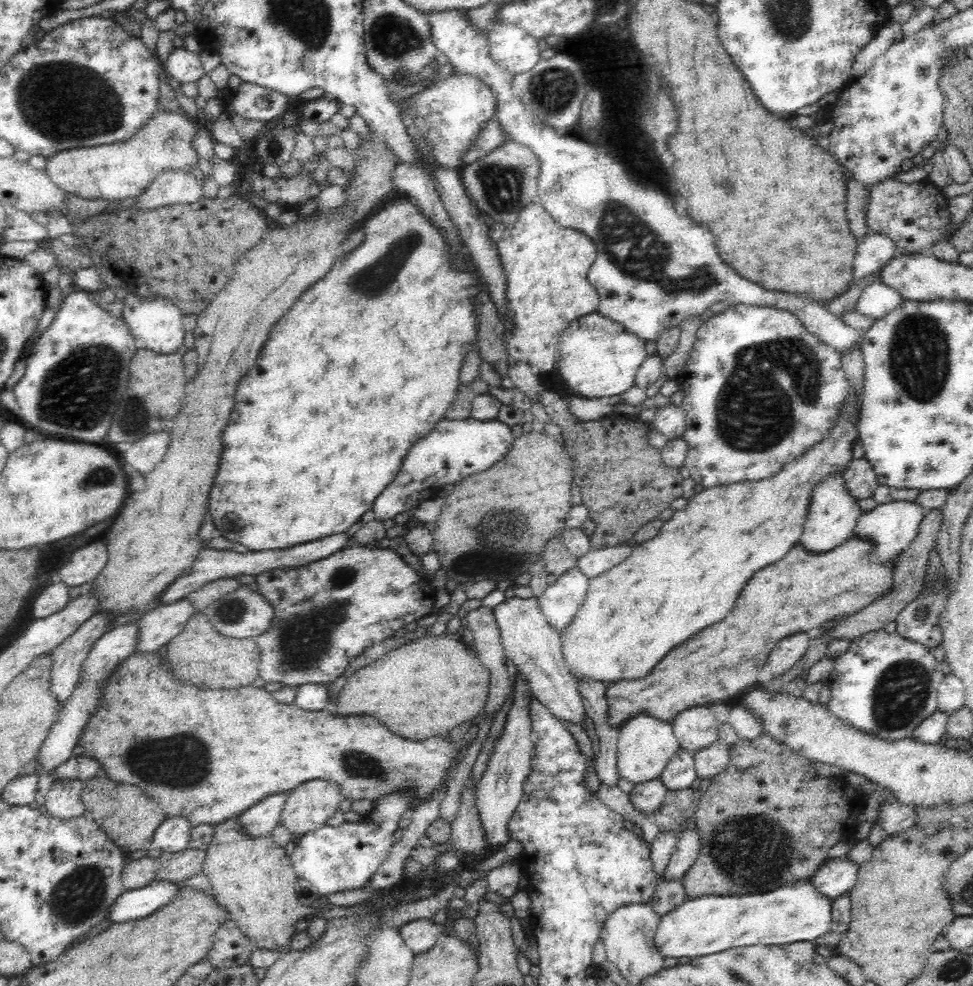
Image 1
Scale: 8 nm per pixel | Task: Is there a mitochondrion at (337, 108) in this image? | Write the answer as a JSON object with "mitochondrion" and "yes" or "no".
{"mitochondrion":"no"}

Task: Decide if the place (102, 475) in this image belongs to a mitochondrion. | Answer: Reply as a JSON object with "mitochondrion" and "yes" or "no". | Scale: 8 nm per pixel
{"mitochondrion":"yes"}

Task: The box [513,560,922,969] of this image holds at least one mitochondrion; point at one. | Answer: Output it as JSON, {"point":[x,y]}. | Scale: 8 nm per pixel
{"point":[752,851]}

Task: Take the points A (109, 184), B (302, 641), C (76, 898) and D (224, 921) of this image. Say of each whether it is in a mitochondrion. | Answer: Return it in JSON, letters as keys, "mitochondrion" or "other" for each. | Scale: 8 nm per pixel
{"A":"other","B":"mitochondrion","C":"mitochondrion","D":"other"}

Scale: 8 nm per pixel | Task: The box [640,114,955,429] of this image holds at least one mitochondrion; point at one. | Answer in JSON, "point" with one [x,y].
{"point":[918,350]}

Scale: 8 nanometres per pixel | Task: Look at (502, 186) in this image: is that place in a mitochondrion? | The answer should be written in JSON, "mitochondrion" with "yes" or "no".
{"mitochondrion":"yes"}

